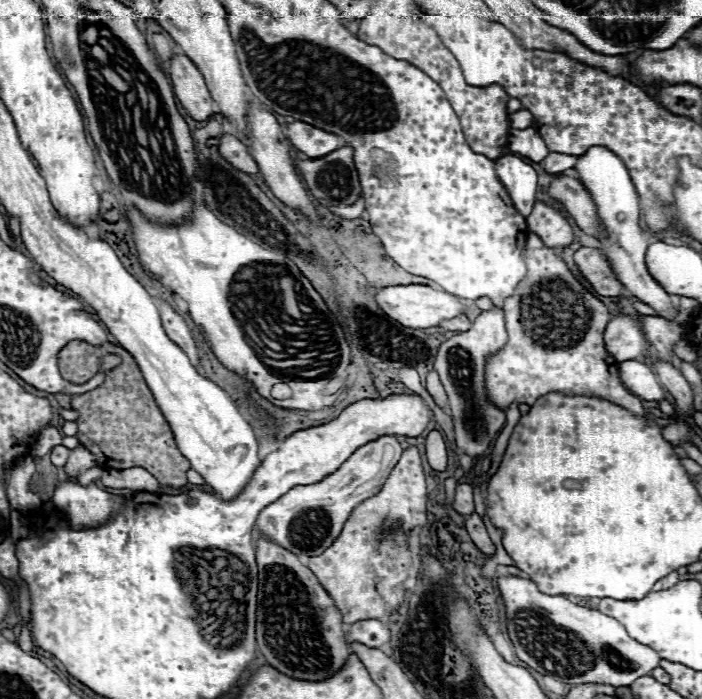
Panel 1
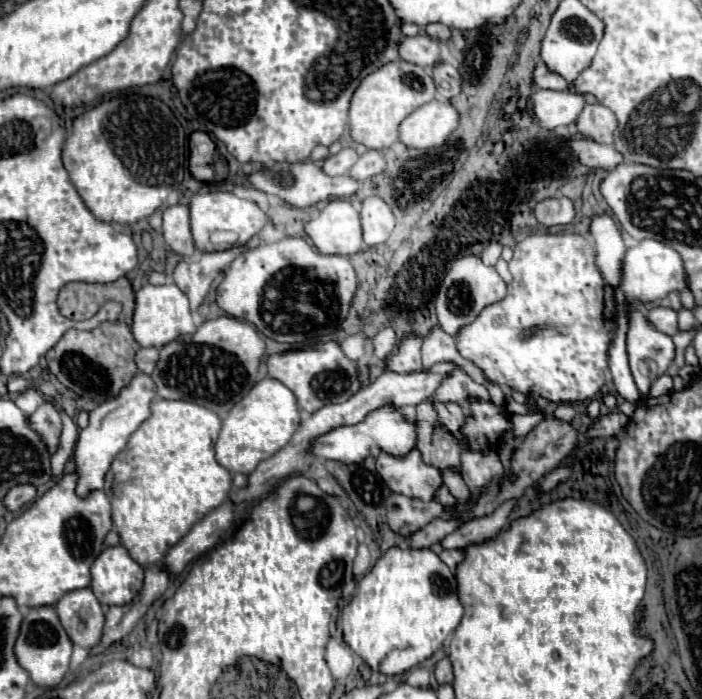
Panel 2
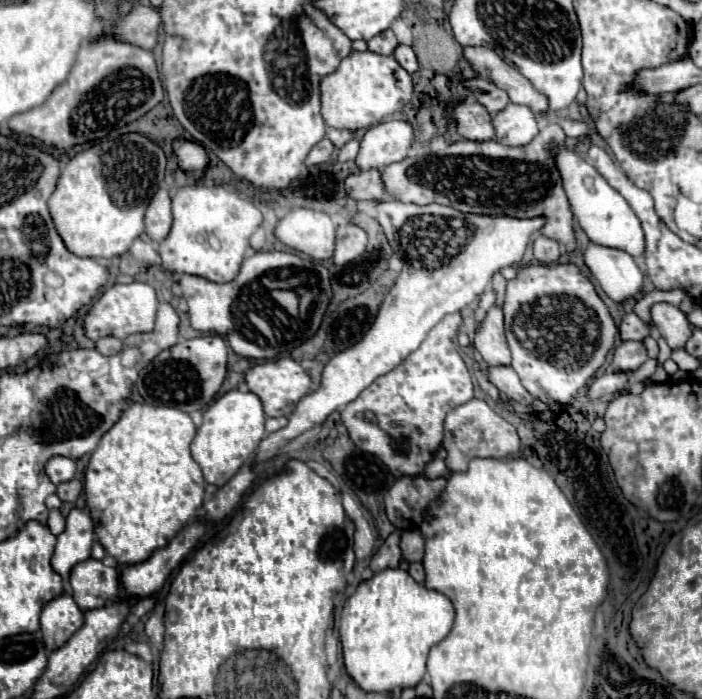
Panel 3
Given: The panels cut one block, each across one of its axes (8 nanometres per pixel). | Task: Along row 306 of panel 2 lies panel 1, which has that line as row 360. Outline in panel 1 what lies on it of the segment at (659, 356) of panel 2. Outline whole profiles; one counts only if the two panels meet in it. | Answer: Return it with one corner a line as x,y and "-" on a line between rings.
638,360
620,362
620,378
626,384
626,388
630,388
630,392
634,392
636,396
642,396
642,400
660,402
666,400
668,396
668,392
660,386
652,368
644,362

